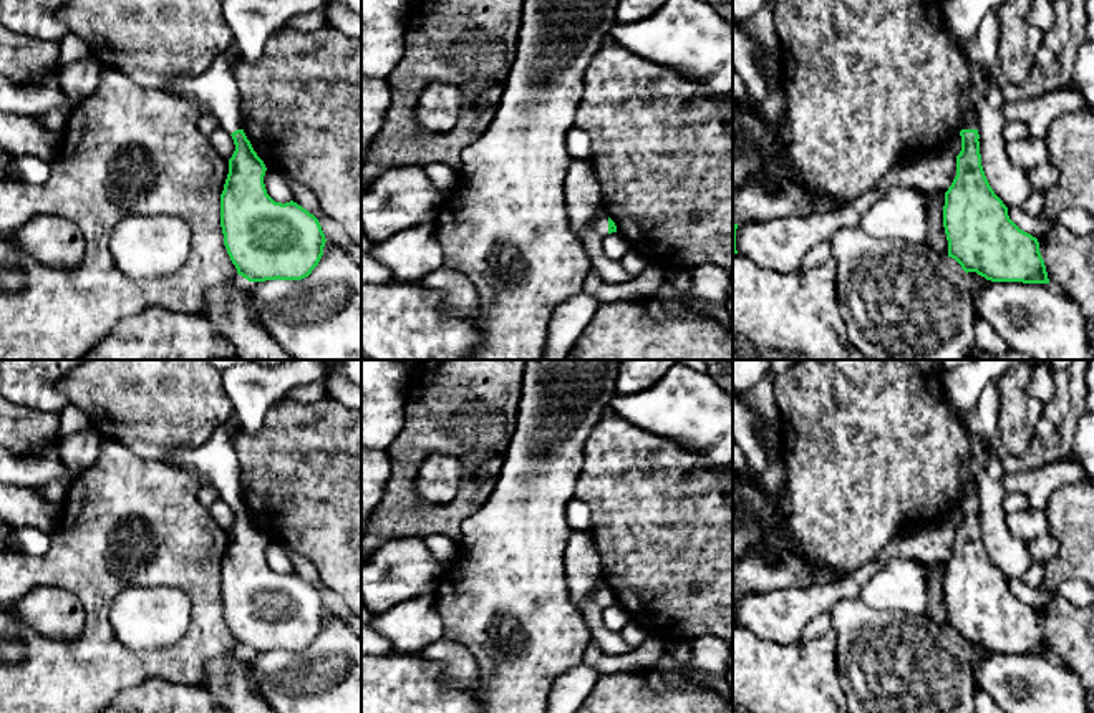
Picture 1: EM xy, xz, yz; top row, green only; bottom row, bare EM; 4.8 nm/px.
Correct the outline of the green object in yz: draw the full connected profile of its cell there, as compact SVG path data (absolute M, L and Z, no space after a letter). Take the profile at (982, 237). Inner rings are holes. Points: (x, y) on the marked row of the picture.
M993 8L985 15L976 38L963 50L970 81L961 96L956 176L943 206L948 257L966 274L976 272L991 282L1049 284L1038 239L1009 219L1008 207L991 189L981 166L978 113L998 61L998 35L998 8Z

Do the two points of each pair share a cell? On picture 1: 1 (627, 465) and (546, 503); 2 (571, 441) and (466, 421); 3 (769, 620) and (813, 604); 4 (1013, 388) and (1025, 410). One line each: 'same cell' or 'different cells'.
1: different cells
2: different cells
3: same cell
4: same cell

